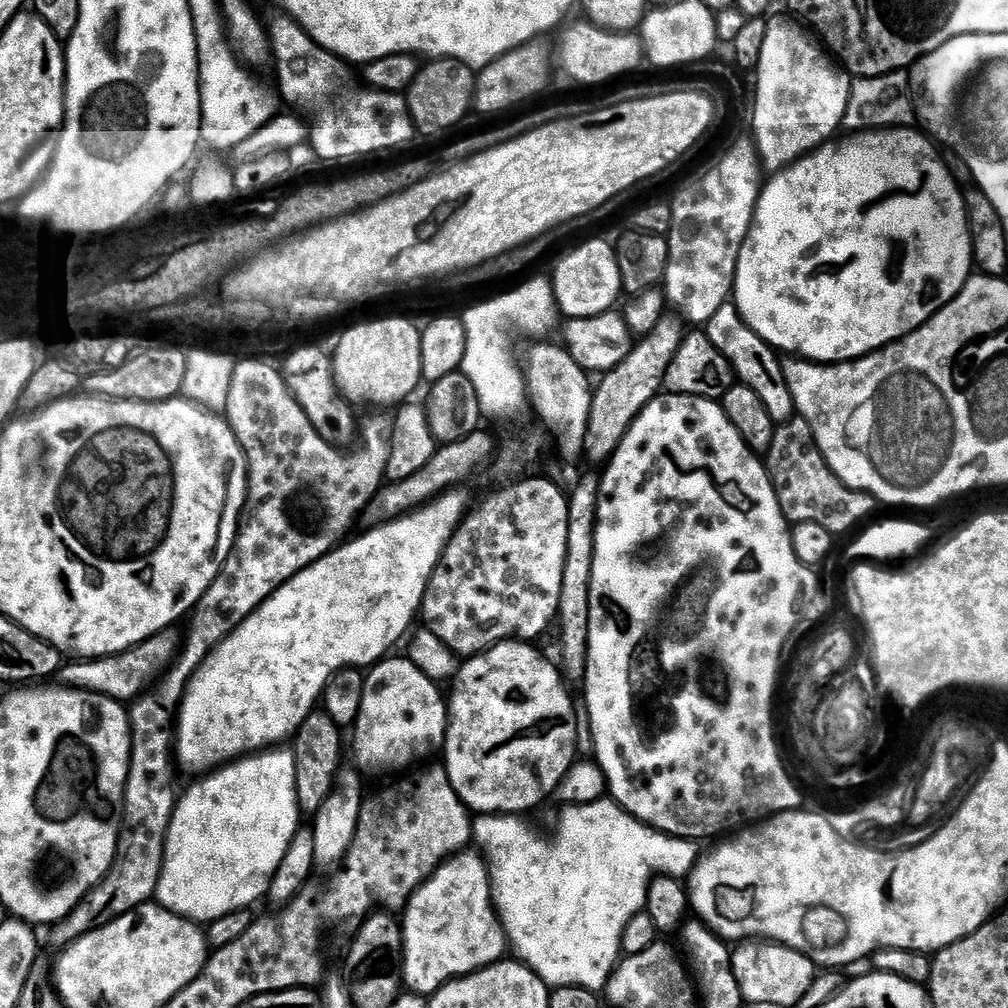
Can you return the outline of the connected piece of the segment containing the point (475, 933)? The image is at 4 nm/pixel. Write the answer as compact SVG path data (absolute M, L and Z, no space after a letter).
M465 850L463 852L457 852L455 856L448 857L448 859L433 872L432 877L421 884L420 889L408 899L407 908L403 909L402 931L404 934L402 984L407 991L415 992L417 996L430 998L439 988L446 986L446 982L457 980L463 976L469 976L478 970L482 970L486 966L496 964L499 960L505 959L506 953L509 951L508 936L505 934L502 925L500 925L500 918L496 915L496 910L492 906L492 879L488 876L488 865L485 864L484 857L480 855L479 851Z

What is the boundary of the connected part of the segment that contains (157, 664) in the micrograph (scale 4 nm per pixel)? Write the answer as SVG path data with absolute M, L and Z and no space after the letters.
M176 630L159 632L141 644L127 648L116 656L102 656L98 660L68 662L61 667L58 676L63 687L79 688L82 692L97 692L111 700L131 702L141 695L157 678L167 672L182 648L181 633Z

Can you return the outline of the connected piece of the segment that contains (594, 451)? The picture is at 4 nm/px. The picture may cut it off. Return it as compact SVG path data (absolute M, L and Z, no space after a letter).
M675 319L672 320L662 321L637 348L636 345L629 347L626 358L618 362L618 366L608 369L599 377L600 385L595 385L592 394L588 433L584 438L584 452L597 466L603 465L612 457L612 451L620 443L634 418L661 391L664 371L682 339L679 328L681 325Z

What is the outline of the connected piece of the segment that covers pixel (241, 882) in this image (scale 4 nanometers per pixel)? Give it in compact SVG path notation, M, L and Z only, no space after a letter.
M273 746L265 751L234 760L231 764L225 764L197 780L200 781L193 788L182 792L176 801L176 808L172 811L164 843L164 865L160 871L154 900L160 907L178 914L184 920L208 926L211 920L224 920L227 916L232 916L235 912L240 912L243 908L248 908L251 904L258 903L260 899L263 901L267 897L274 874L278 870L278 866L282 866L282 858L286 858L286 850L290 850L290 842L302 826L300 803L296 797L296 753L288 746Z

